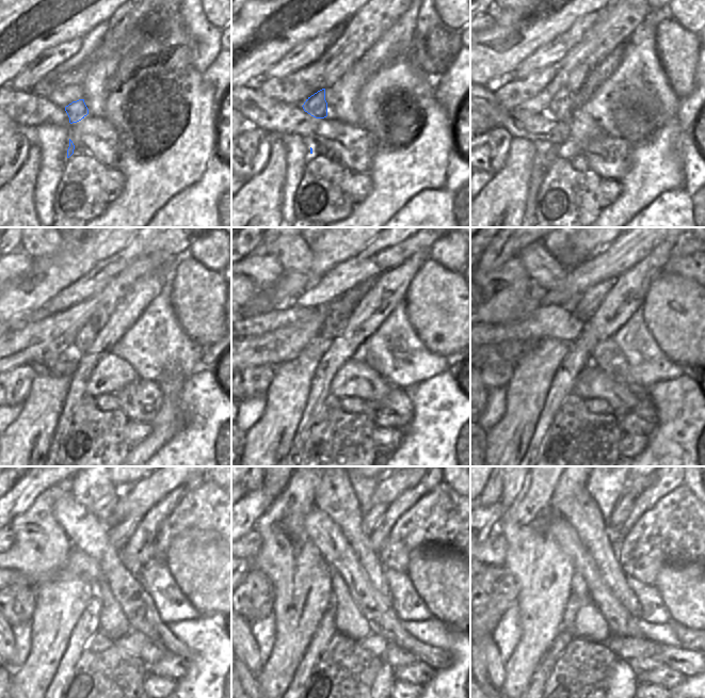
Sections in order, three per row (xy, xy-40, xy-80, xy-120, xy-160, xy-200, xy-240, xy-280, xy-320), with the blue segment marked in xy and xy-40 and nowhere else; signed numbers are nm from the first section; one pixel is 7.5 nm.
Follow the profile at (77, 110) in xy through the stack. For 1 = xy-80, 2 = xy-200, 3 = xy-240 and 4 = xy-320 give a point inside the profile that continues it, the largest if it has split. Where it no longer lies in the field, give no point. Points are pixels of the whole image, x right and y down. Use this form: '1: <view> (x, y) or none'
1: xy-80 (560, 108)
2: xy-200 (589, 301)
3: xy-240 (118, 534)
4: xy-320 (622, 510)

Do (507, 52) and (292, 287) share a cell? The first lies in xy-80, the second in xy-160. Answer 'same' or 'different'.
same

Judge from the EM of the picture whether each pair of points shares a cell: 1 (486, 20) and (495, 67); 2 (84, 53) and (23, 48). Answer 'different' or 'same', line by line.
1: different
2: different

